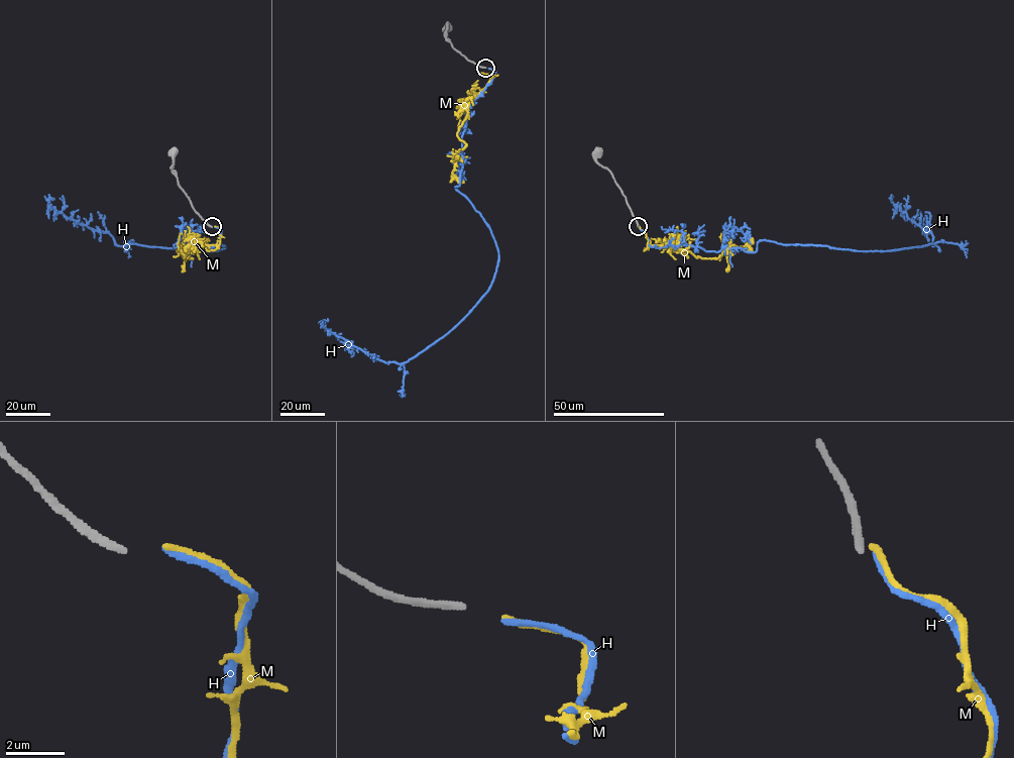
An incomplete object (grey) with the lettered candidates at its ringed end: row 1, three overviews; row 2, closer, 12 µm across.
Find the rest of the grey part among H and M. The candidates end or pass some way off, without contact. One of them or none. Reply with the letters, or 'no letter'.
M

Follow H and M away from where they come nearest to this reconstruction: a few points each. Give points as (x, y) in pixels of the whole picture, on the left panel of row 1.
H: (214, 226), (217, 247), (186, 252), (182, 243), (223, 248), (117, 245), (54, 210), (53, 198)
M: (214, 226), (220, 229), (220, 243), (203, 244), (183, 257), (191, 258), (179, 246), (188, 237)

